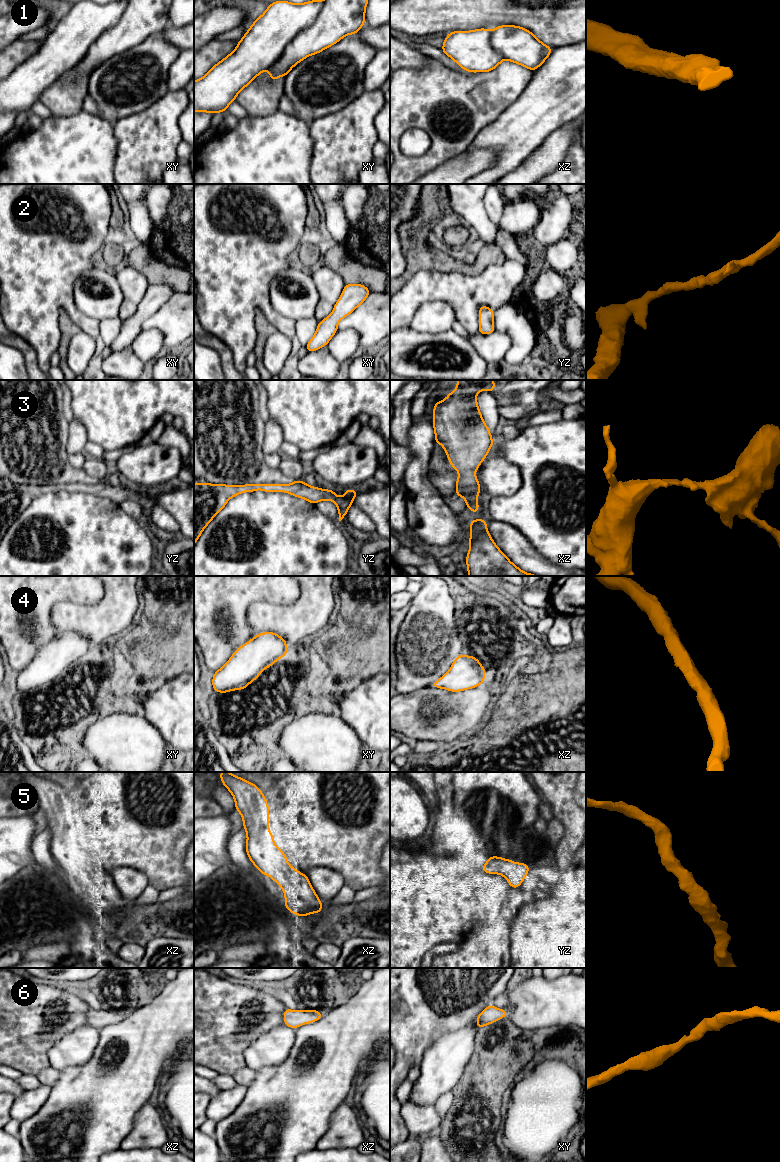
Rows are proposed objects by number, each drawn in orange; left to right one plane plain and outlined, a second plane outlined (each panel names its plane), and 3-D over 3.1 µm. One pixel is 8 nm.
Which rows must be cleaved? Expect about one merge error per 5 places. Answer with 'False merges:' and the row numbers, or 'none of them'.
False merges: none of them

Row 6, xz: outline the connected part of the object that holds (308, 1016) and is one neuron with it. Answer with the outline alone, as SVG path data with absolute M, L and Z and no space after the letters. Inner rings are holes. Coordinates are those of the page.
M285 1007L284 1024L296 1029L302 1024L308 1024L320 1020L324 1015L317 1010L293 1011Z

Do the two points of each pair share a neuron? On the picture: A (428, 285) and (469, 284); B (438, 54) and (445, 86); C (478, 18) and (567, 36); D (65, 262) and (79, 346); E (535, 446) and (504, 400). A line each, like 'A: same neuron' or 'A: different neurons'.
A: same neuron
B: different neurons
C: same neuron
D: different neurons
E: different neurons

